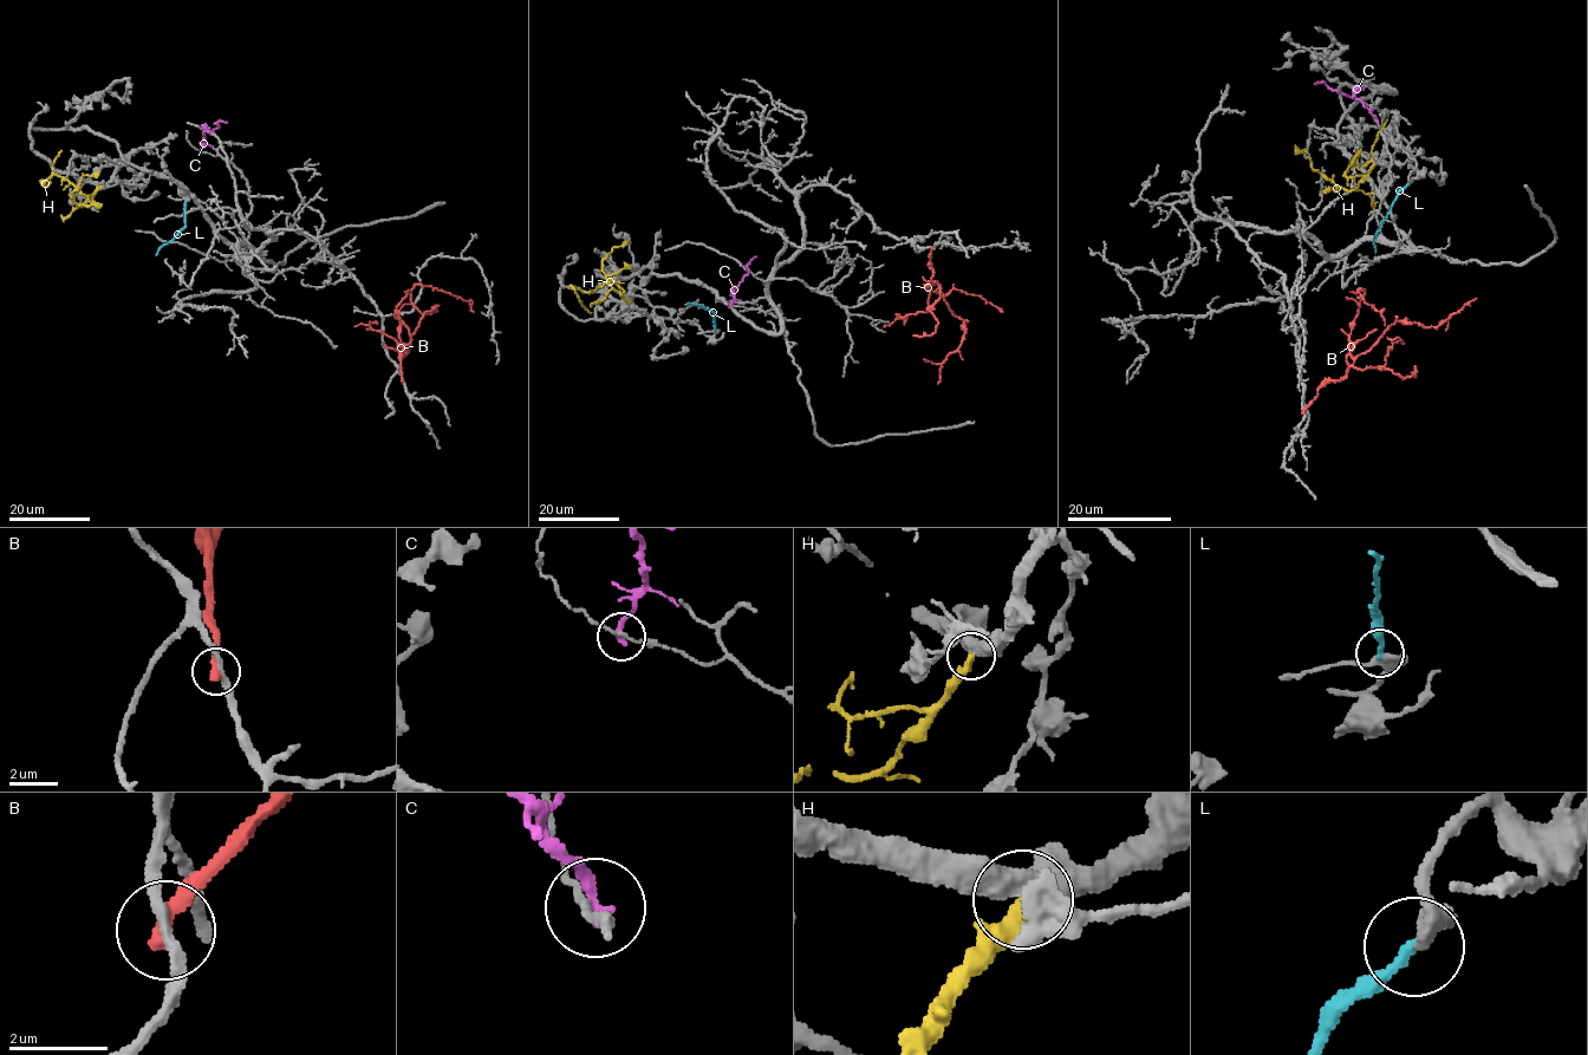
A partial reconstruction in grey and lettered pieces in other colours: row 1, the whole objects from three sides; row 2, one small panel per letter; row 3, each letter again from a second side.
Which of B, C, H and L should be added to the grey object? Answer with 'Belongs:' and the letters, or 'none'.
Belongs: none

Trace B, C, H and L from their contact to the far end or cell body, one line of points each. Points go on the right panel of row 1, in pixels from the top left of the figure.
B: (1302, 412), (1320, 388), (1339, 381), (1353, 363), (1351, 329), (1364, 291), (1354, 293), (1378, 311), (1385, 325)
C: (1377, 121), (1353, 96), (1331, 89), (1321, 82), (1314, 84)
H: (1374, 164), (1365, 175), (1346, 175), (1359, 150), (1354, 161), (1358, 167), (1372, 160), (1378, 132), (1387, 119)
L: (1407, 184), (1375, 235), (1375, 253)

